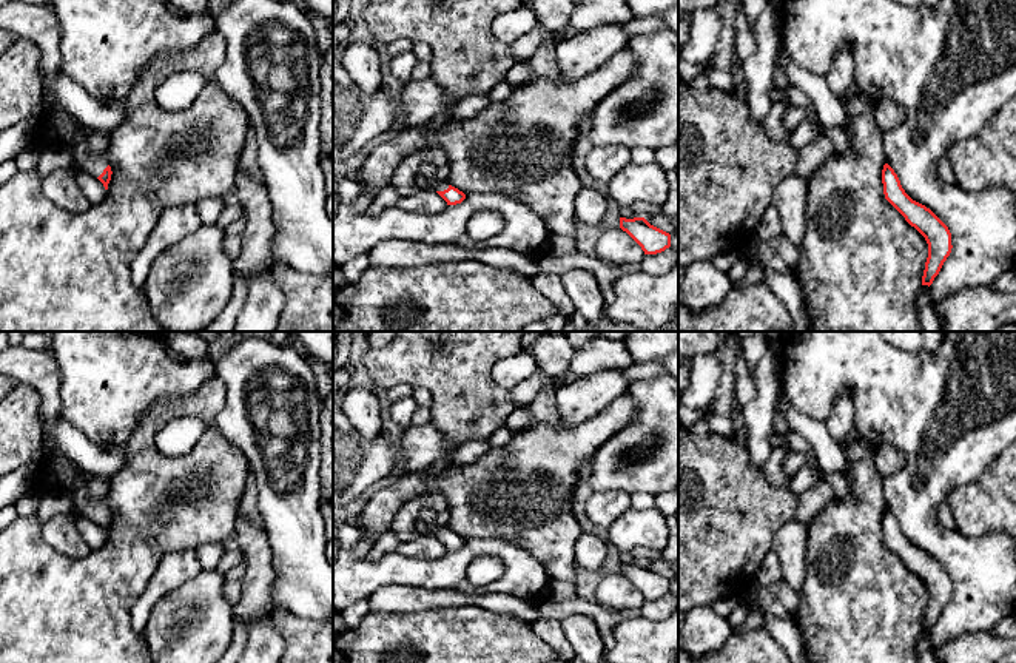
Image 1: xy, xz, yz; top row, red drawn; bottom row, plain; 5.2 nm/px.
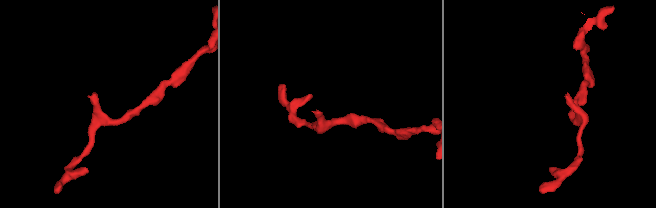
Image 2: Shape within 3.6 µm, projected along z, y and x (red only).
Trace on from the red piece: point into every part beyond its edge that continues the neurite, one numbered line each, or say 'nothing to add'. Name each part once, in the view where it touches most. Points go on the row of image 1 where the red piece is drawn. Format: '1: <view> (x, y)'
1: xz (429, 182)

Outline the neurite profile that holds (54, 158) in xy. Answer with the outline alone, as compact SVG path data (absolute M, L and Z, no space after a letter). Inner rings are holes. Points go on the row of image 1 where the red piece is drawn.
M69 145L48 146L39 157L35 171L43 179L54 170L69 168L72 163L72 151Z

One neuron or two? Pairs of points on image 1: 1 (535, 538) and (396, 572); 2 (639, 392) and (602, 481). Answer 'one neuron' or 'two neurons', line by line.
1: two neurons
2: one neuron

